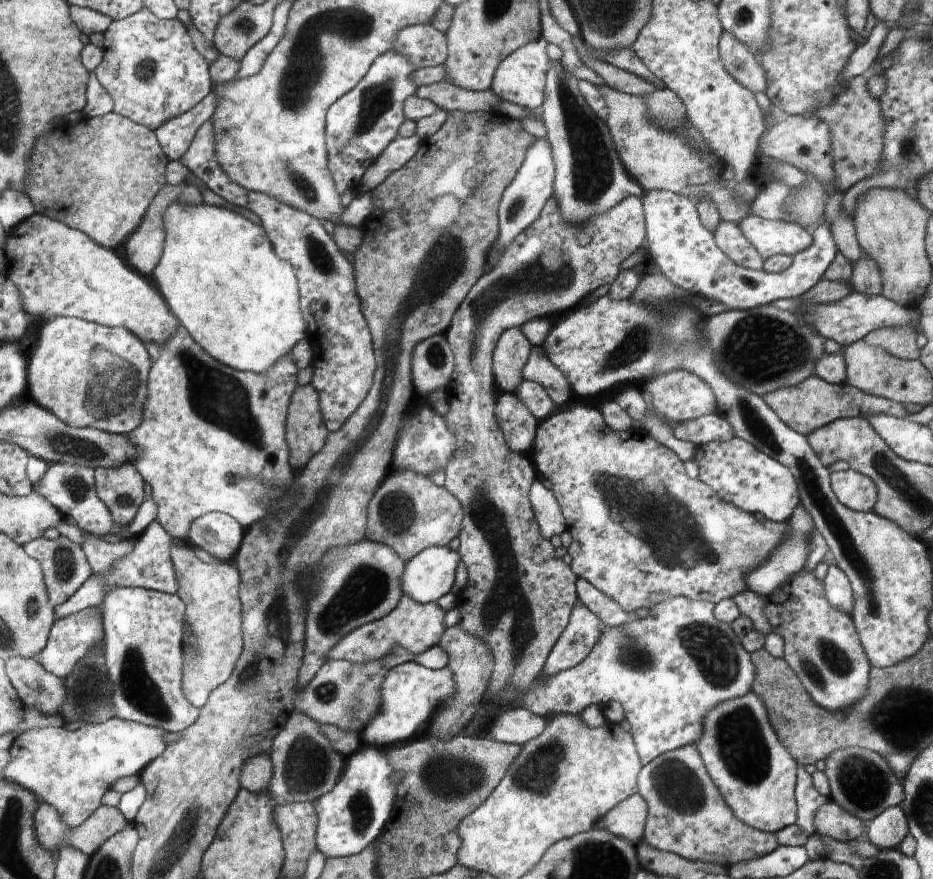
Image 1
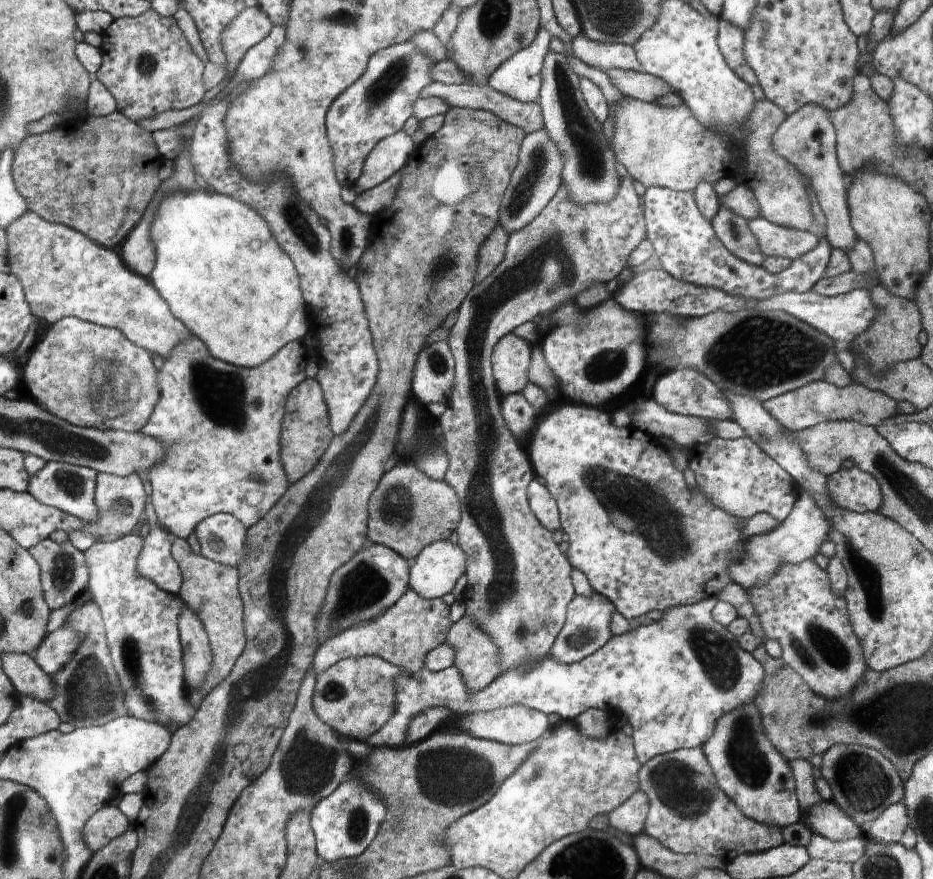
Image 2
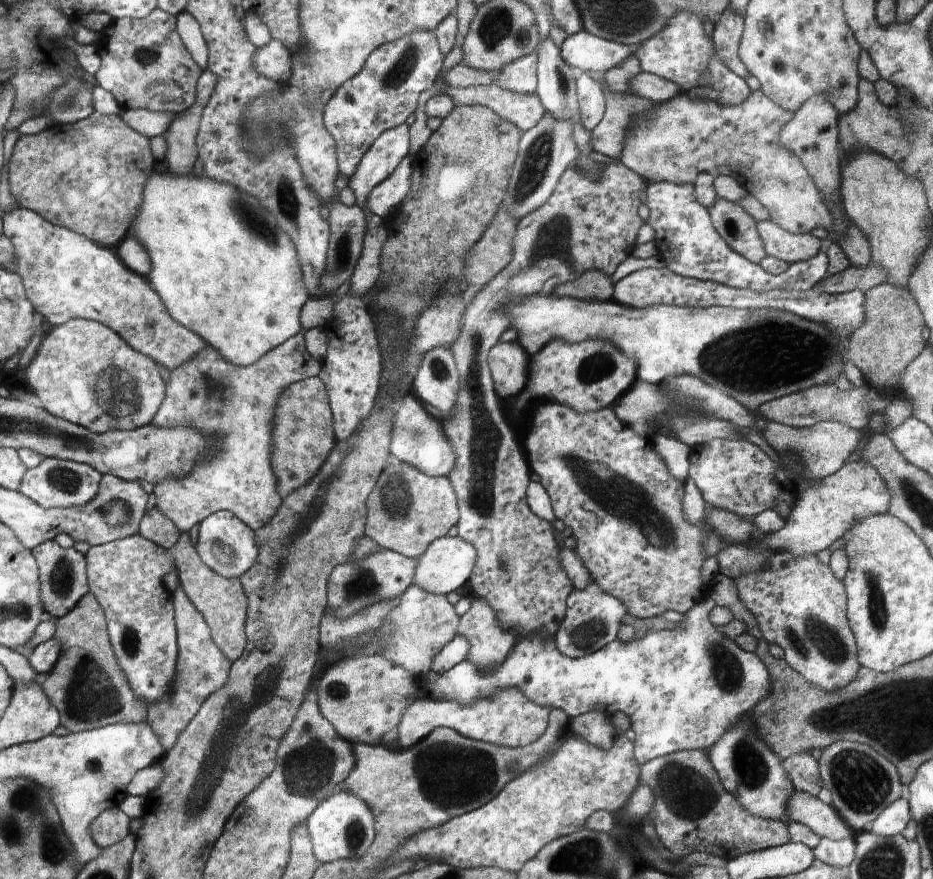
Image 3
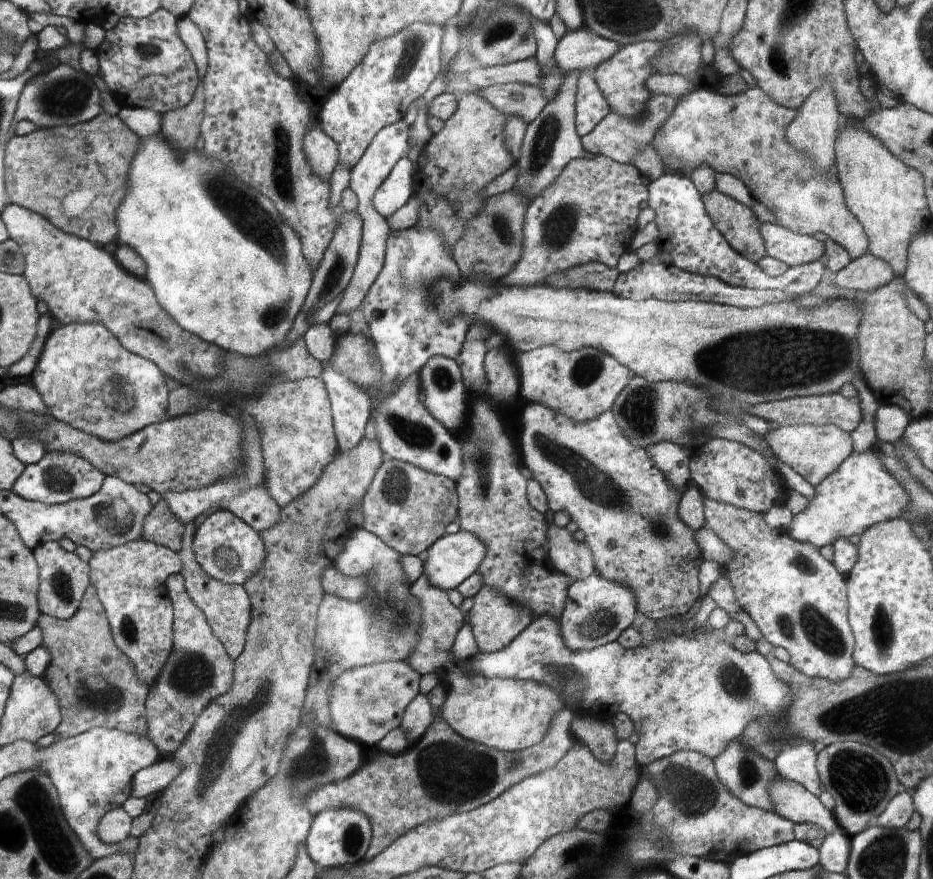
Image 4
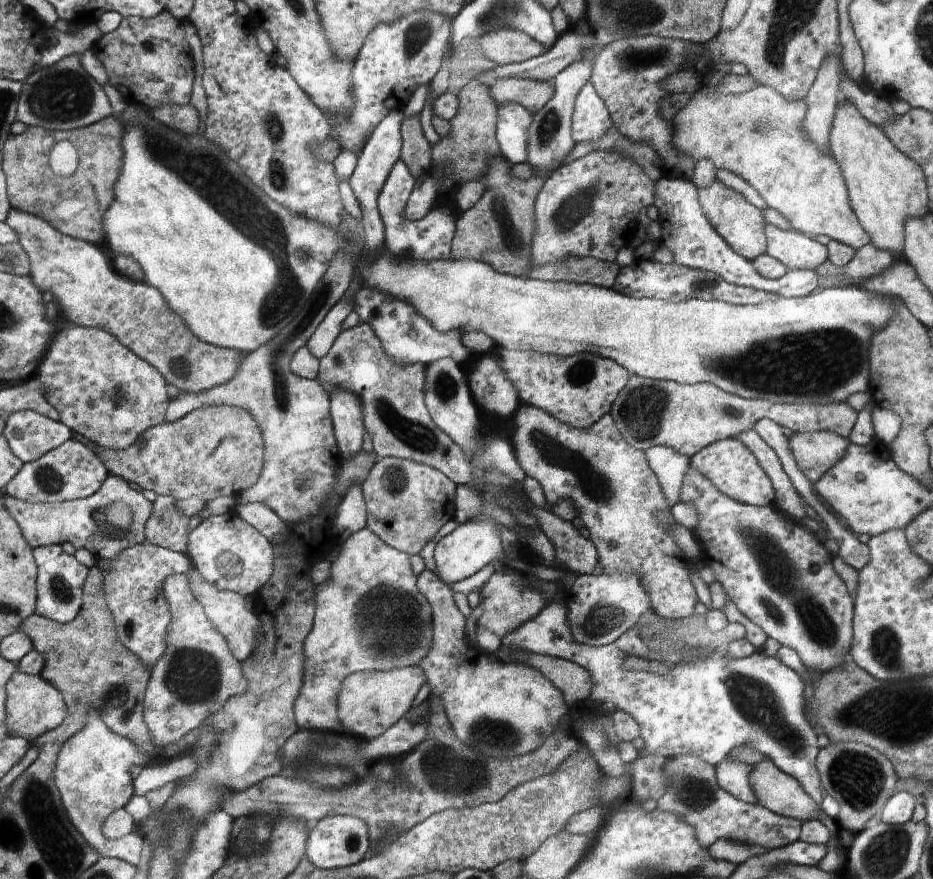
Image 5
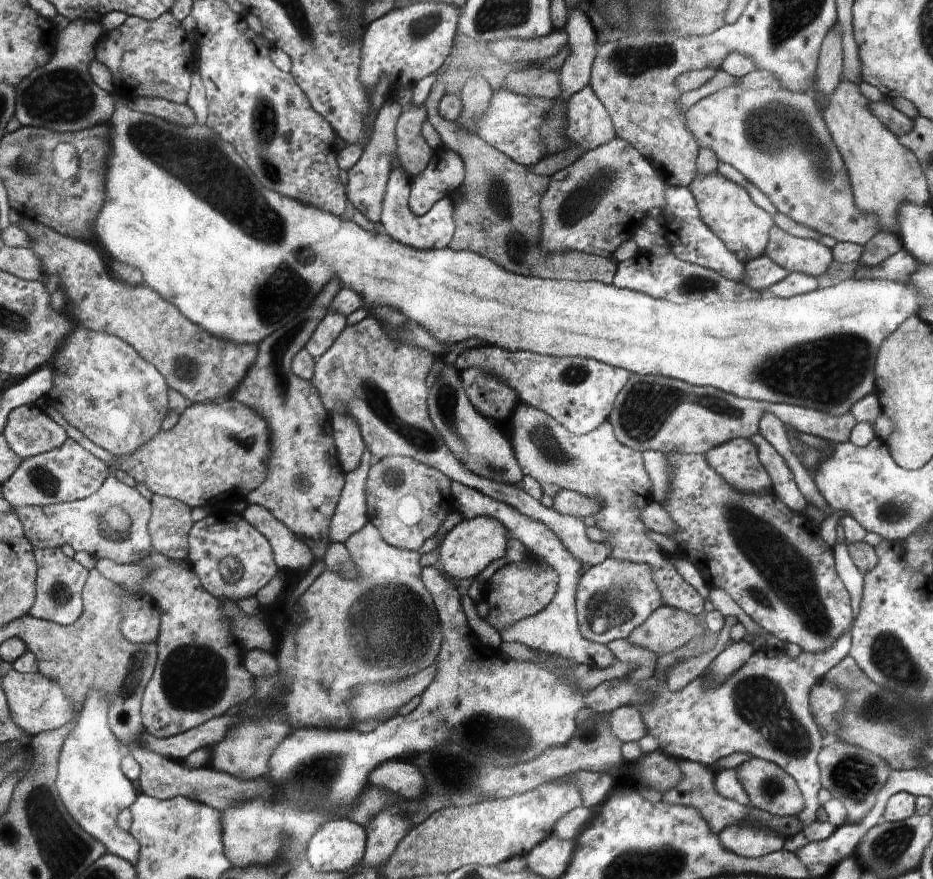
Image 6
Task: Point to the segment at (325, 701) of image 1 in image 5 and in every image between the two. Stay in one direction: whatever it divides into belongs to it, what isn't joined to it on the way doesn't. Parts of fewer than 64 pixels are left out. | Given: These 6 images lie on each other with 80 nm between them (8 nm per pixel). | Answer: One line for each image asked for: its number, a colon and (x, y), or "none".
2: (356, 696)
3: (364, 698)
4: (366, 702)
5: (371, 701)

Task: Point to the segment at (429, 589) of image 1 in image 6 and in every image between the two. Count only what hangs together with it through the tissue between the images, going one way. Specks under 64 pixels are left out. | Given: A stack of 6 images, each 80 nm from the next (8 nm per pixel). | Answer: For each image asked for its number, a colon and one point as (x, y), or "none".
2: (433, 574)
3: (448, 564)
4: (452, 559)
5: (469, 547)
6: (467, 549)

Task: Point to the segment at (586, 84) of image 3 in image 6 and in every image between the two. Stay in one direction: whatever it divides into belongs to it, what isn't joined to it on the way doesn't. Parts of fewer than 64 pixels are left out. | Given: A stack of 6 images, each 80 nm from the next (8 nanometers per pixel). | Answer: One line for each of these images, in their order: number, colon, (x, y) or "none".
4: (591, 106)
5: (591, 118)
6: (588, 124)

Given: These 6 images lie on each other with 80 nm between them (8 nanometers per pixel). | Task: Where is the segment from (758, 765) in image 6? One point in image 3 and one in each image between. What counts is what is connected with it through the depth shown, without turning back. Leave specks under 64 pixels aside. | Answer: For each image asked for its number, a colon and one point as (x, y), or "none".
3: (823, 819)
4: (792, 801)
5: (778, 792)

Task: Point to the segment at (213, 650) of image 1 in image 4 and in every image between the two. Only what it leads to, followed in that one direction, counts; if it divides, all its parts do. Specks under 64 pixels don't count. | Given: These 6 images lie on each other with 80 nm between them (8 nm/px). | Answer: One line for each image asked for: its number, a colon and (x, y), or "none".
2: (211, 590)
3: (222, 601)
4: (227, 607)

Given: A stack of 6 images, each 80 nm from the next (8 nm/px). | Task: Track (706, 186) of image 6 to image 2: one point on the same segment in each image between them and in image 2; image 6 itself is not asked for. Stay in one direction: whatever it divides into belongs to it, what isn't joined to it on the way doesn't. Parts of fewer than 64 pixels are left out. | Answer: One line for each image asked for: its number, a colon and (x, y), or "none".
2: (732, 230)
3: (738, 229)
4: (738, 223)
5: (742, 225)

